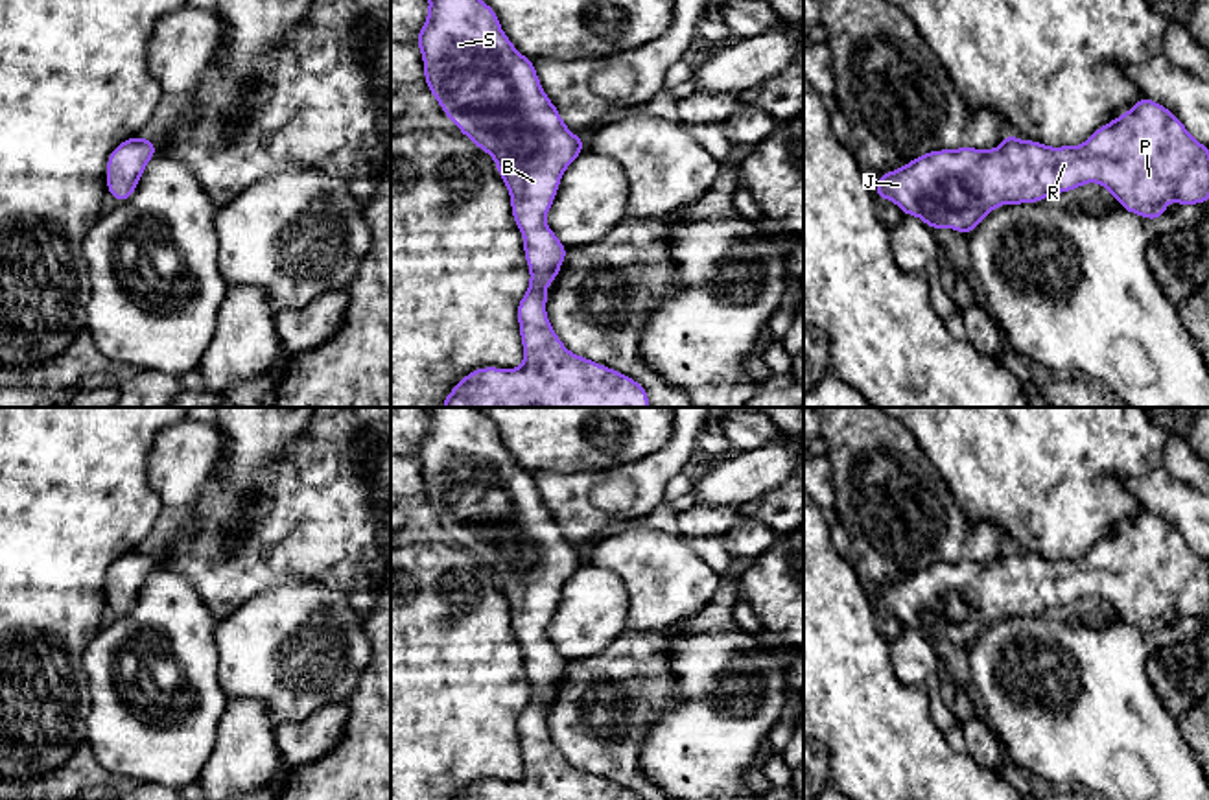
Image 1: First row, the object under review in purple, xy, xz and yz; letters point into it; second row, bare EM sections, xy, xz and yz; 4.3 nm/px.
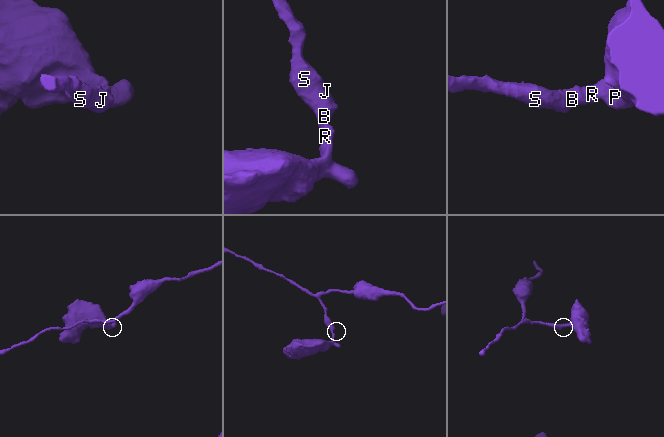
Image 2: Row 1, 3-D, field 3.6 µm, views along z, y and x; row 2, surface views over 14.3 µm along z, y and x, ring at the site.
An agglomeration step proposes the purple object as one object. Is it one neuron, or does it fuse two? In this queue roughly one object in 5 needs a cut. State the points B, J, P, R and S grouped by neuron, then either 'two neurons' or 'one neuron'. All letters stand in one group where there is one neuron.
groups B J P R S; one neuron

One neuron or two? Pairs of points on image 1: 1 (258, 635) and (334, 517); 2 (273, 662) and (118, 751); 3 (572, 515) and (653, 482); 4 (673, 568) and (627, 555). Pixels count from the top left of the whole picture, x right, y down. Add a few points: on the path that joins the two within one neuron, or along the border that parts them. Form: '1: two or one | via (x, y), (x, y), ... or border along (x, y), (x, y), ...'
1: two | border along (332, 588), (281, 587), (247, 598)
2: two | border along (216, 647), (216, 677), (229, 699)
3: one | via (594, 515), (618, 517), (633, 513), (642, 504)
4: one | via (662, 568), (638, 557)

